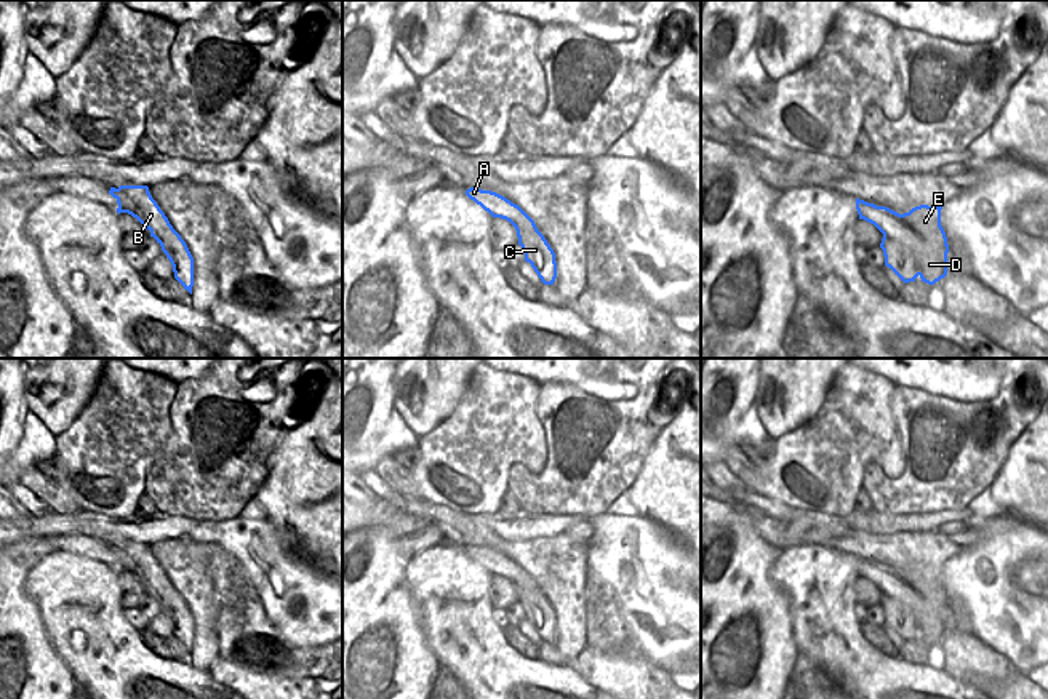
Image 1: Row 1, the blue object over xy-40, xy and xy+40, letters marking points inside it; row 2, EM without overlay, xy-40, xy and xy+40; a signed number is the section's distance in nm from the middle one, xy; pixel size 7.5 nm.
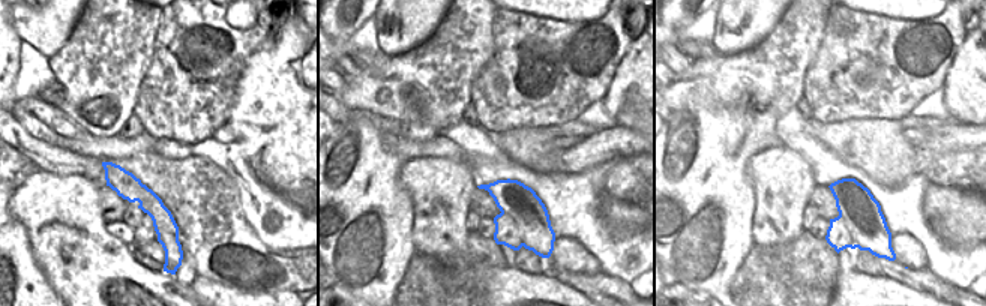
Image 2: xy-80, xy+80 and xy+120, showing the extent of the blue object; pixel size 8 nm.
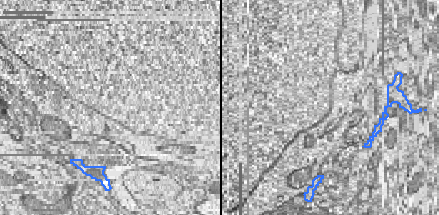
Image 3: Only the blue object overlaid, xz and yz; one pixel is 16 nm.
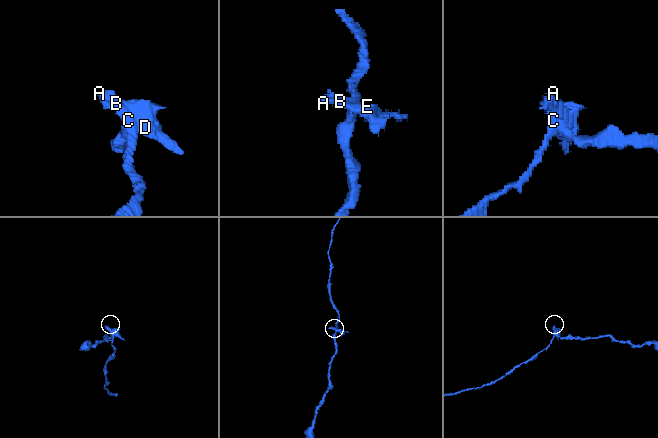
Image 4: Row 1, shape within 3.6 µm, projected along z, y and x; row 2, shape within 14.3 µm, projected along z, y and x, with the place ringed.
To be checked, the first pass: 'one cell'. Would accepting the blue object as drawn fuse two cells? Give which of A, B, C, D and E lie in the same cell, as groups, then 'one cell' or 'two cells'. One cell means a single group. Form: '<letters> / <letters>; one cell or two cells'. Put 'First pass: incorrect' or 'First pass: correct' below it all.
A B D E / C; two cells
First pass: incorrect

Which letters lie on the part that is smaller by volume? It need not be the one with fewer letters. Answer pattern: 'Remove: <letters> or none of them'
Remove: A, B, D, E

